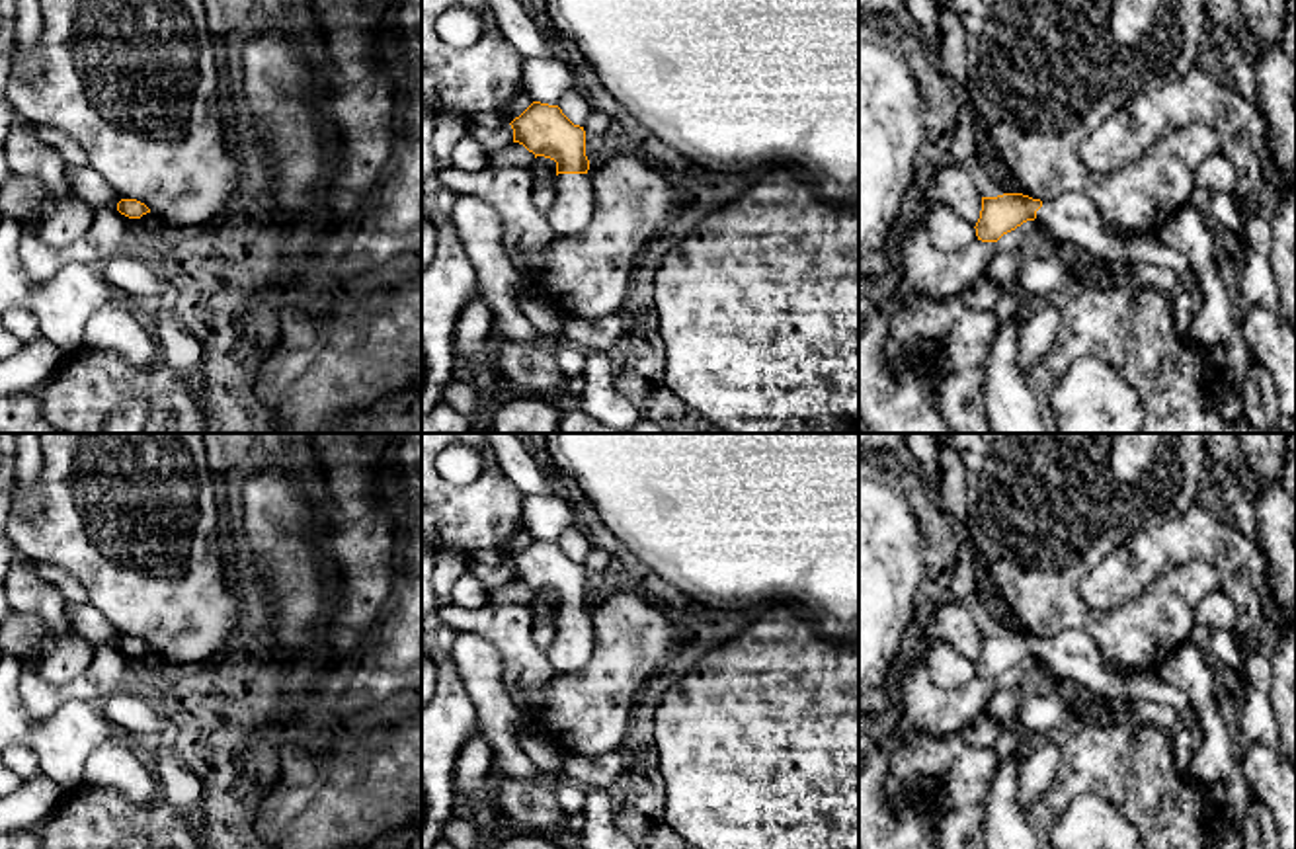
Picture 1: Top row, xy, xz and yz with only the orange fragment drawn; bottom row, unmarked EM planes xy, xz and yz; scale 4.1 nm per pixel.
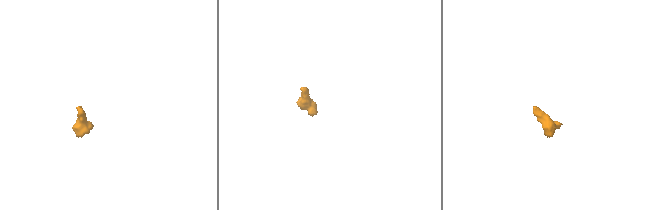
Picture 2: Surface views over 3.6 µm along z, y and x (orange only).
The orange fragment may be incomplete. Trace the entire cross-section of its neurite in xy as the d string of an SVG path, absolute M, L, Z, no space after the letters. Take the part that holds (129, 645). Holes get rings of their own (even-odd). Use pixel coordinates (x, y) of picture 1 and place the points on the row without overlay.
M119 636L117 648L133 662L135 667L146 660L152 660L150 646L137 636Z

